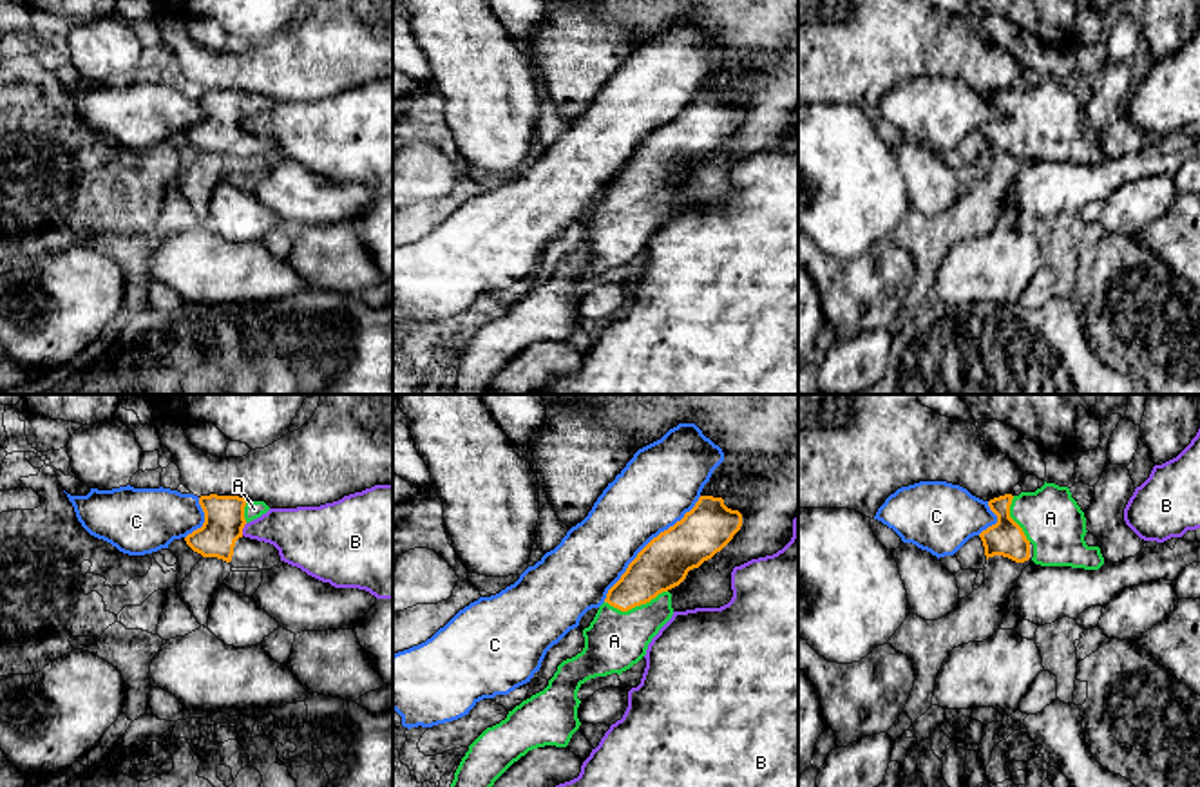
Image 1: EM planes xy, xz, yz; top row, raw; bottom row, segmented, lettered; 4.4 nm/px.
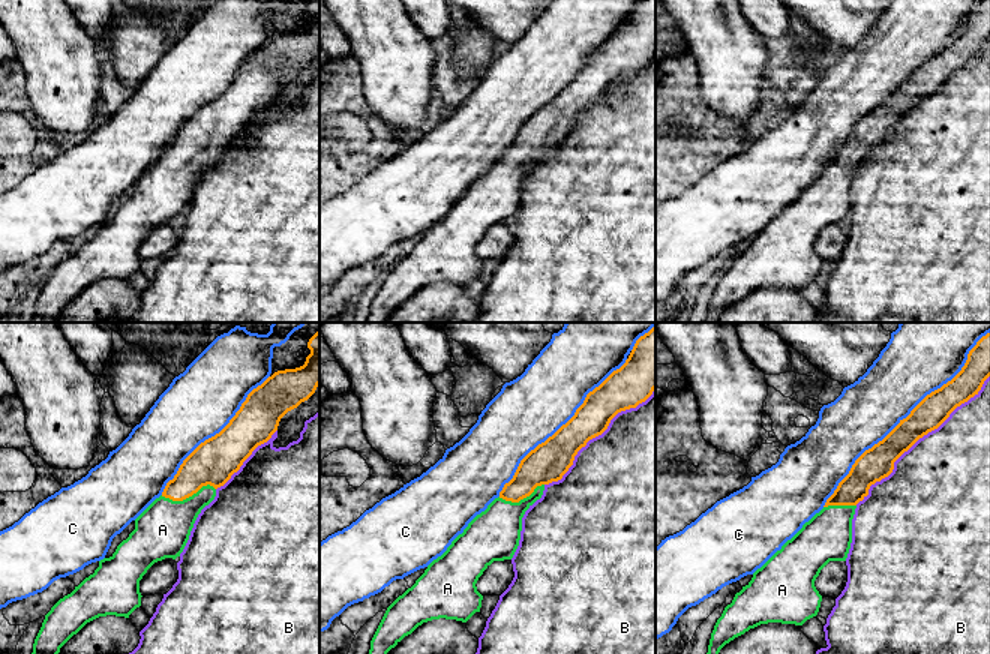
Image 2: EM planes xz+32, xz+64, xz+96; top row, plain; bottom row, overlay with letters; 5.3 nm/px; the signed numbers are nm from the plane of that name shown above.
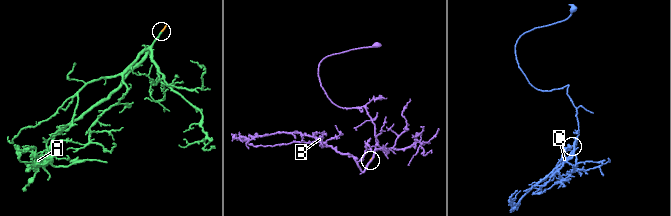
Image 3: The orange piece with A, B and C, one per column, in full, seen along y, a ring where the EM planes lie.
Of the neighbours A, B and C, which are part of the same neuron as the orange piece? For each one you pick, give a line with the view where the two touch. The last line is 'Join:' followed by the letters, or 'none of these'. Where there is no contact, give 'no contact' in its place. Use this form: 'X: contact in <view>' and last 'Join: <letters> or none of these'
A: contact in xz
Join: A

